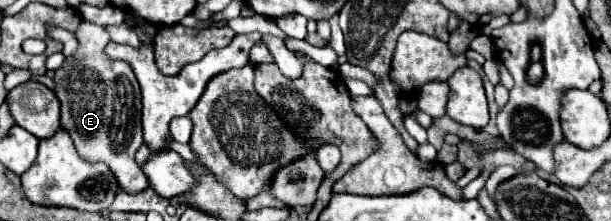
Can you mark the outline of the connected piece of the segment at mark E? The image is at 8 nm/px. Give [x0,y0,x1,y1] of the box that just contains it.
[54,22,150,194]

